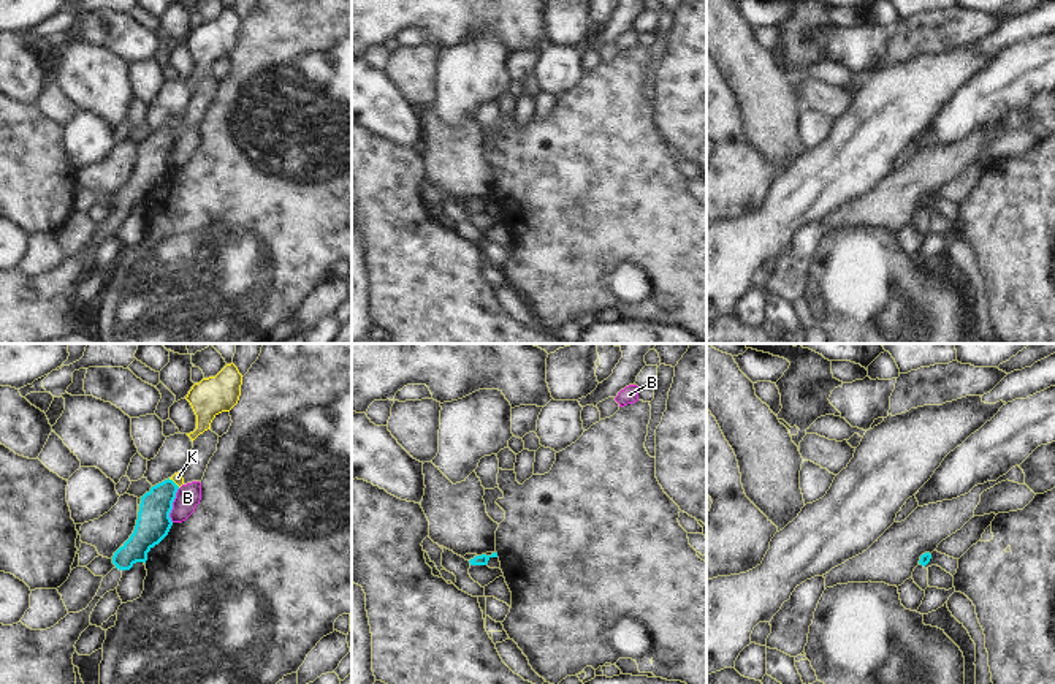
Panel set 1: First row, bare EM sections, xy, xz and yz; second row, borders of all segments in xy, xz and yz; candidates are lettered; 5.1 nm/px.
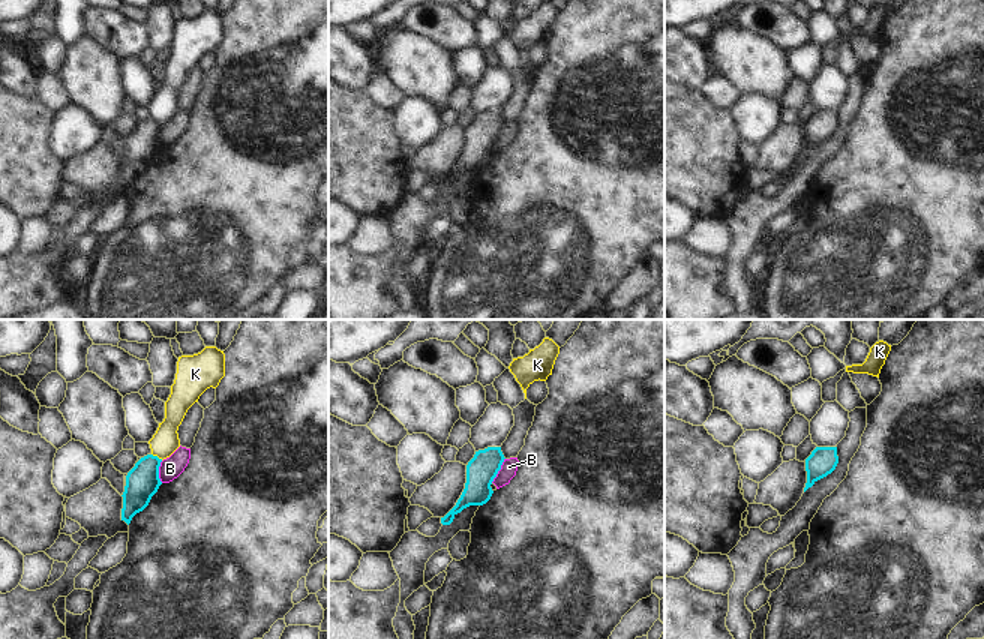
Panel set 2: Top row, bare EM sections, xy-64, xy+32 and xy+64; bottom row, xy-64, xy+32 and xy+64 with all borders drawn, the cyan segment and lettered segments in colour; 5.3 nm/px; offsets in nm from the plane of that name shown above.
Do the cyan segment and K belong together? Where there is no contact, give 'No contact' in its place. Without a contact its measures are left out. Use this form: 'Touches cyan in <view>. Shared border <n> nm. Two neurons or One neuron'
Touches cyan in xy. Shared border 80 nm. Two neurons

